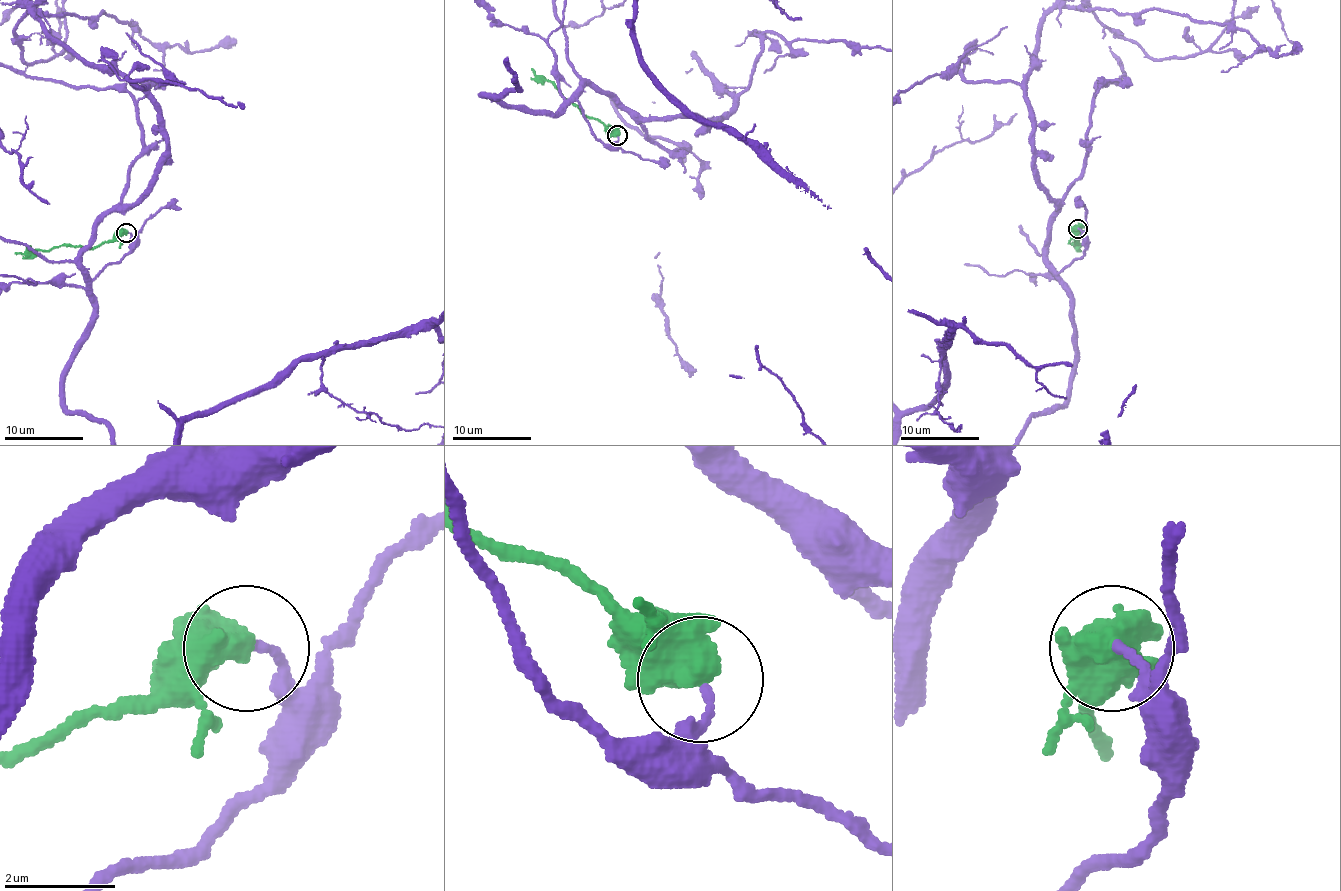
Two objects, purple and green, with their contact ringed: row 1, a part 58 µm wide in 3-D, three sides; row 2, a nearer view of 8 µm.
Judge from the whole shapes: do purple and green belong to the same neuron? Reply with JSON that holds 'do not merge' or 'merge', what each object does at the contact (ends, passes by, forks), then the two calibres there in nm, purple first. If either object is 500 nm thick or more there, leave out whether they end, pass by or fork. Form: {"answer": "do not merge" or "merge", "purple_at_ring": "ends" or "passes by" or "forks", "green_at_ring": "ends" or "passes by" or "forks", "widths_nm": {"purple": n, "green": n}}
{"answer": "do not merge", "widths_nm": {"purple": 140, "green": 700}}

